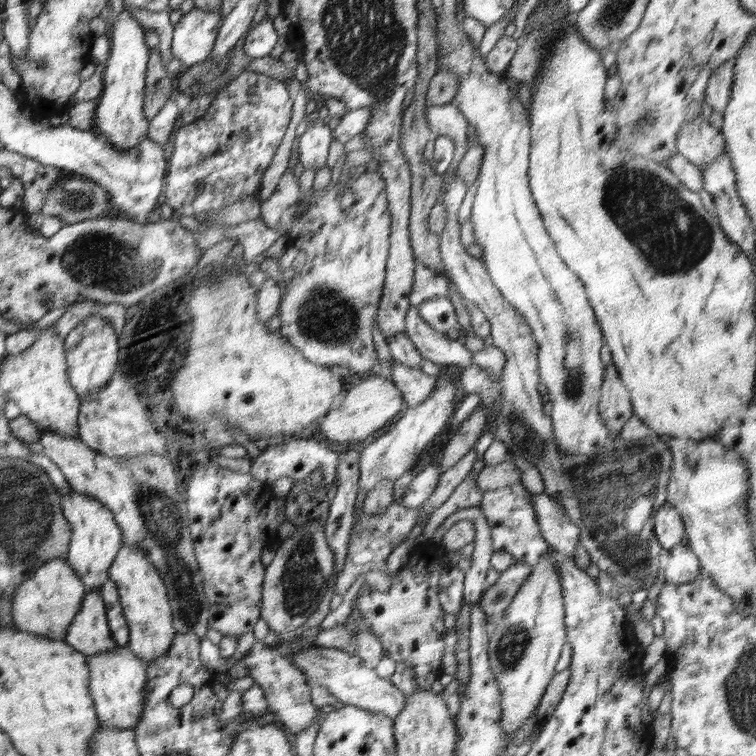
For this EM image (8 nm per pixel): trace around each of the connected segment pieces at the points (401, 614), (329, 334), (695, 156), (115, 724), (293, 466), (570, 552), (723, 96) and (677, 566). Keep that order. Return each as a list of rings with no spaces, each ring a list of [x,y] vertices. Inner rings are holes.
[[[431,541],[415,545],[408,561],[390,574],[392,585],[386,592],[372,591],[363,582],[355,601],[357,612],[366,620],[368,630],[380,638],[386,660],[402,662],[416,672],[417,686],[422,689],[430,689],[442,675],[444,637],[448,629],[444,626],[445,611],[440,606],[438,587],[440,576],[450,570],[450,566],[444,564],[445,555],[444,547]]]
[[[288,169],[280,177],[274,193],[261,204],[261,217],[266,225],[280,230],[290,229],[291,244],[300,251],[310,252],[305,266],[283,284],[276,314],[280,320],[278,333],[282,333],[282,337],[286,337],[310,362],[322,366],[344,364],[357,374],[377,369],[372,329],[383,293],[391,233],[391,214],[384,179],[376,171],[367,171],[344,185],[338,183],[318,191],[311,187],[302,193],[298,186],[300,182],[294,171]],[[325,233],[332,234],[334,244],[321,241]]]
[[[701,115],[686,121],[676,137],[676,150],[688,161],[704,169],[726,146],[723,133]]]
[[[127,645],[110,649],[106,653],[86,655],[85,658],[90,670],[90,693],[96,702],[100,724],[103,728],[113,730],[135,730],[144,709],[146,664],[134,655]]]
[[[296,438],[296,440],[283,440],[272,444],[268,449],[262,451],[259,456],[252,460],[252,468],[249,474],[260,484],[269,487],[276,479],[280,477],[290,477],[294,482],[304,482],[308,480],[315,468],[322,468],[322,478],[326,491],[335,484],[337,480],[337,465],[339,455],[328,440],[324,438],[316,440],[314,438]],[[286,443],[286,444],[284,444]]]
[[[529,494],[531,506],[537,517],[541,534],[546,542],[563,556],[573,558],[580,545],[580,534],[576,524],[566,515],[562,504],[551,496]]]
[[[734,61],[724,62],[708,79],[705,102],[713,110],[722,113],[725,110],[725,105],[730,97],[730,89],[732,89],[732,81],[734,81],[734,65]]]
[[[675,544],[665,554],[664,577],[667,584],[689,584],[698,577],[700,569],[698,557],[688,544]]]

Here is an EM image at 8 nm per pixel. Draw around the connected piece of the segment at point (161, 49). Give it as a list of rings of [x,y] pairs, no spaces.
[[[127,8],[136,19],[142,23],[146,30],[150,30],[158,34],[159,44],[157,45],[157,52],[160,53],[162,64],[168,66],[168,63],[173,58],[171,53],[171,39],[173,36],[174,25],[169,19],[169,10],[161,11],[156,14],[150,14],[147,11]]]

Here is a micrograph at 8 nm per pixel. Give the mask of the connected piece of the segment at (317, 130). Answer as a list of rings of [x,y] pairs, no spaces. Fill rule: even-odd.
[[[316,119],[309,124],[304,134],[296,138],[298,162],[304,170],[314,169],[315,172],[326,166],[328,148],[332,142],[333,123],[328,120]]]

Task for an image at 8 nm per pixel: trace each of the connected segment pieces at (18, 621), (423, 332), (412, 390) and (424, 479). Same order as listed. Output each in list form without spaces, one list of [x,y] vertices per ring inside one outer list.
[[[54,557],[42,564],[14,590],[14,625],[20,631],[36,633],[48,639],[66,640],[70,623],[74,622],[74,615],[82,608],[86,591],[81,576],[74,571],[68,560]]]
[[[408,305],[405,320],[405,333],[410,337],[420,356],[441,364],[441,368],[458,366],[460,369],[472,364],[472,355],[465,346],[456,339],[434,330],[418,312],[417,307]]]
[[[392,359],[390,372],[392,372],[393,383],[402,393],[404,404],[408,408],[420,405],[436,387],[436,376],[428,375],[416,367],[408,367],[396,359]]]
[[[437,464],[426,466],[417,476],[414,476],[410,486],[406,488],[400,502],[401,506],[408,509],[418,509],[430,497],[430,494],[433,494],[441,474]]]

